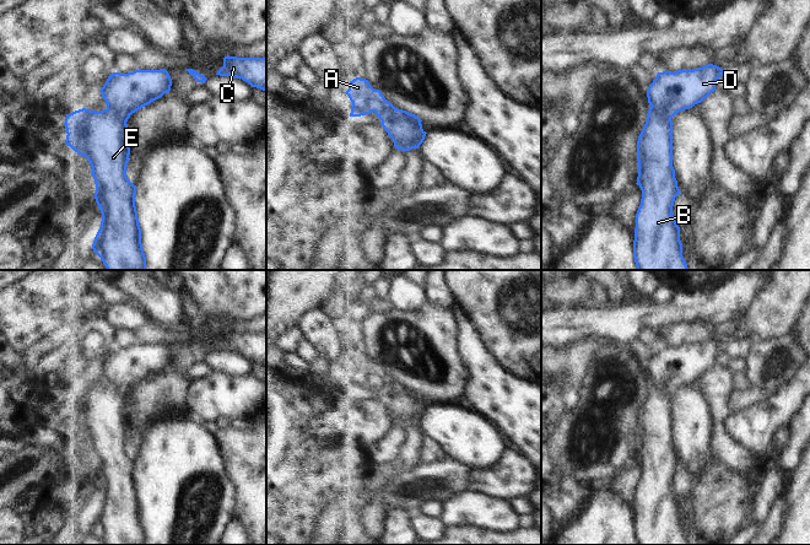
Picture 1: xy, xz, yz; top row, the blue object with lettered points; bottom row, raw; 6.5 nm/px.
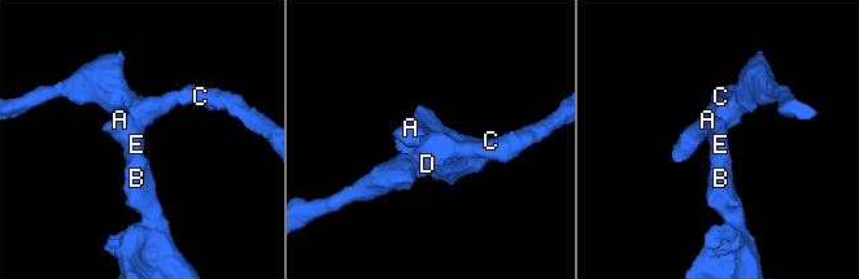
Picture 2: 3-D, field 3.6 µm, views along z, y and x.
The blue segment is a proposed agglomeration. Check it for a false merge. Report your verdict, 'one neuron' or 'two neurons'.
two neurons

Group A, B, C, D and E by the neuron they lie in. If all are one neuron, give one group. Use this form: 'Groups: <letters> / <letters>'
Groups: A B E / C D.

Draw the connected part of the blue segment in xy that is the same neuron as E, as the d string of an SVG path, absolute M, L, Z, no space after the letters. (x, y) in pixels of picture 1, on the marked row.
M86 108L65 117L65 144L85 156L92 167L96 184L94 199L102 214L101 227L92 249L107 270L146 270L146 257L141 243L141 228L135 206L136 185L126 177L129 162L129 133L126 122L113 109L101 112Z

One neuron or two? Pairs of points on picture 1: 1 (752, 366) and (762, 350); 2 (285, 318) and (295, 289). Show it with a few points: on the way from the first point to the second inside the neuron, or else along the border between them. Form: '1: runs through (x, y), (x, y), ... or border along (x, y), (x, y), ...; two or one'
1: runs through (756, 362), (762, 354); one
2: runs through (285, 311), (290, 296); one

